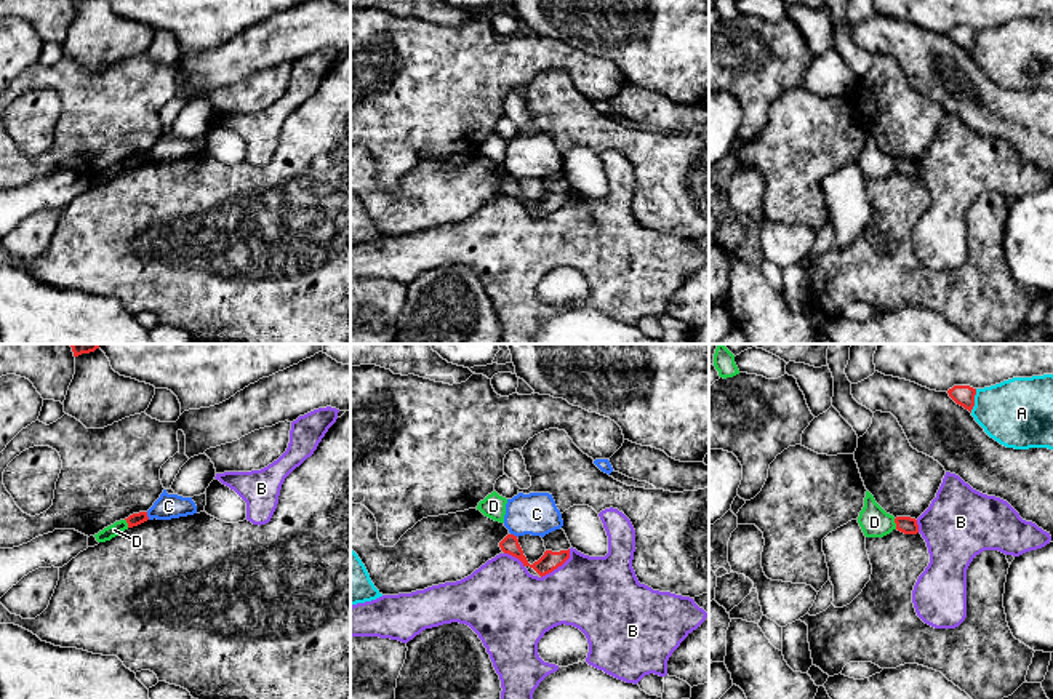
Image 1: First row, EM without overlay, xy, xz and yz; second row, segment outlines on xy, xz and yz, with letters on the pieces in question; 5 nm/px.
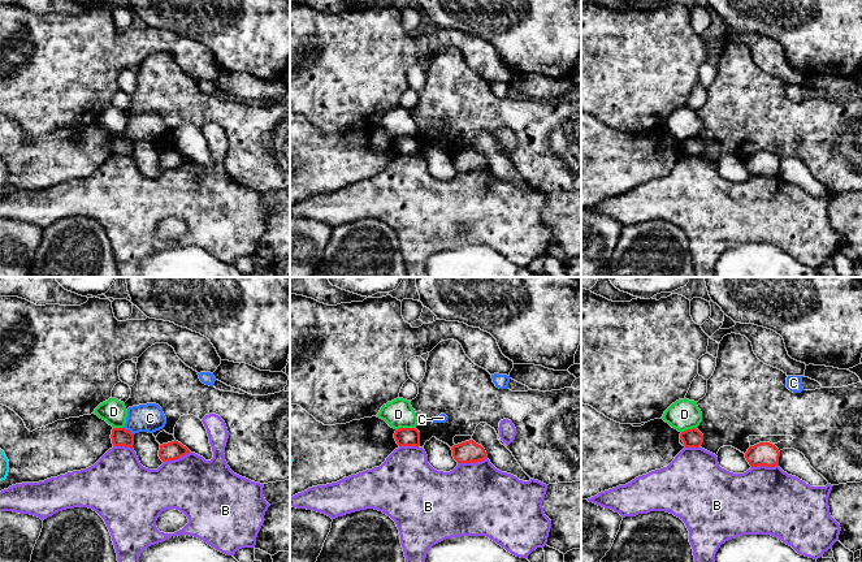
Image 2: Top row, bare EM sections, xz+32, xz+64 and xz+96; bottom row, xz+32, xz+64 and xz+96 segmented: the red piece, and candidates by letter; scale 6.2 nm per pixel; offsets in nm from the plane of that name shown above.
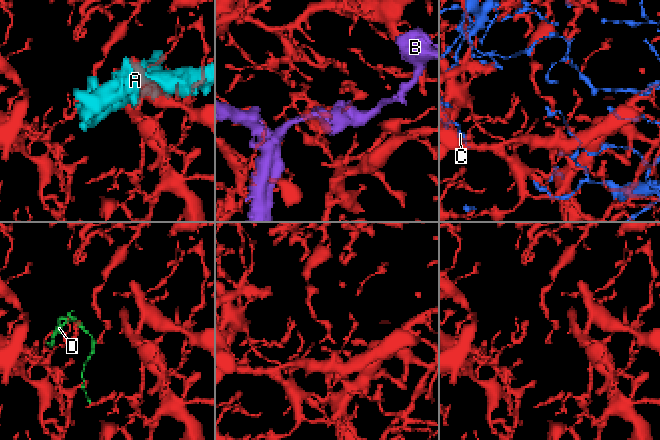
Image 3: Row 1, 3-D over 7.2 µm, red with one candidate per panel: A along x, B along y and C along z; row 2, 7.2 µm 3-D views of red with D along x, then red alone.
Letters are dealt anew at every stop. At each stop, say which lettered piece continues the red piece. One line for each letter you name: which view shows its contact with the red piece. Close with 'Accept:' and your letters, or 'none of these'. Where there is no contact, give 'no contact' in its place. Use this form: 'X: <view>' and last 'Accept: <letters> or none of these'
Accept: none of these

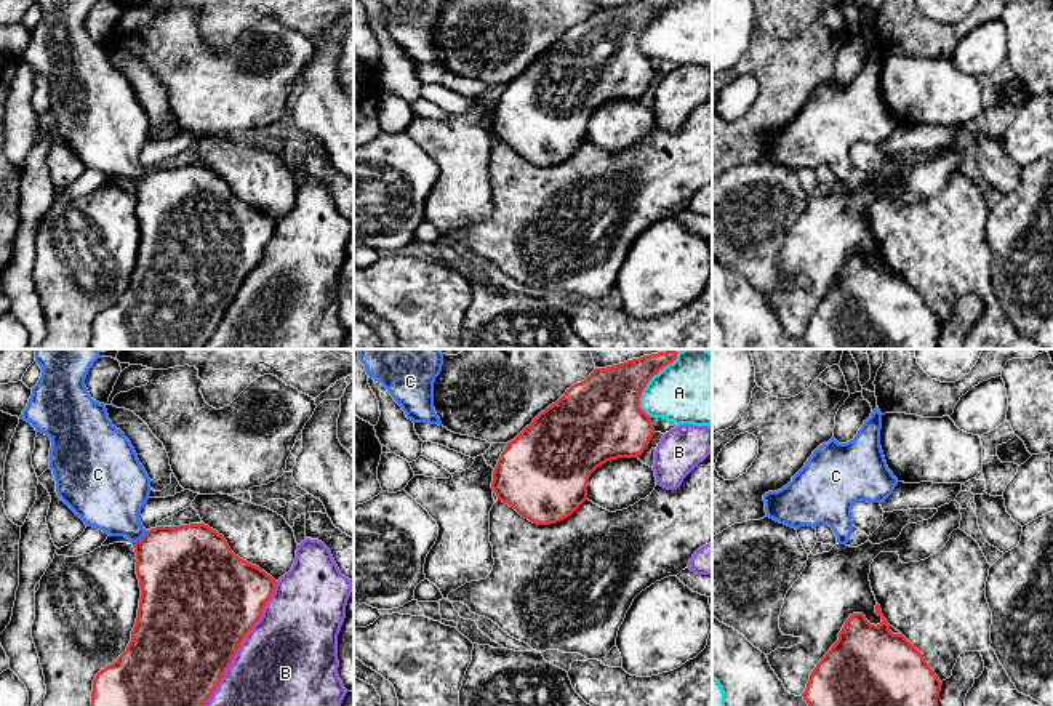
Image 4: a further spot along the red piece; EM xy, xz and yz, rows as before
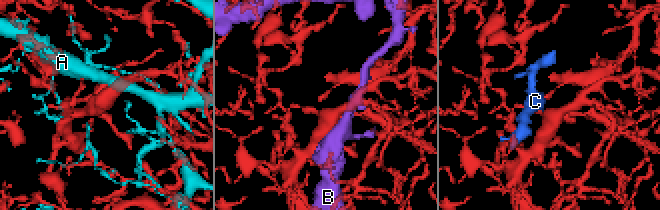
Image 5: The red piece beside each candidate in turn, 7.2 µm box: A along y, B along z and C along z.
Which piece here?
C: xy
Accept: C

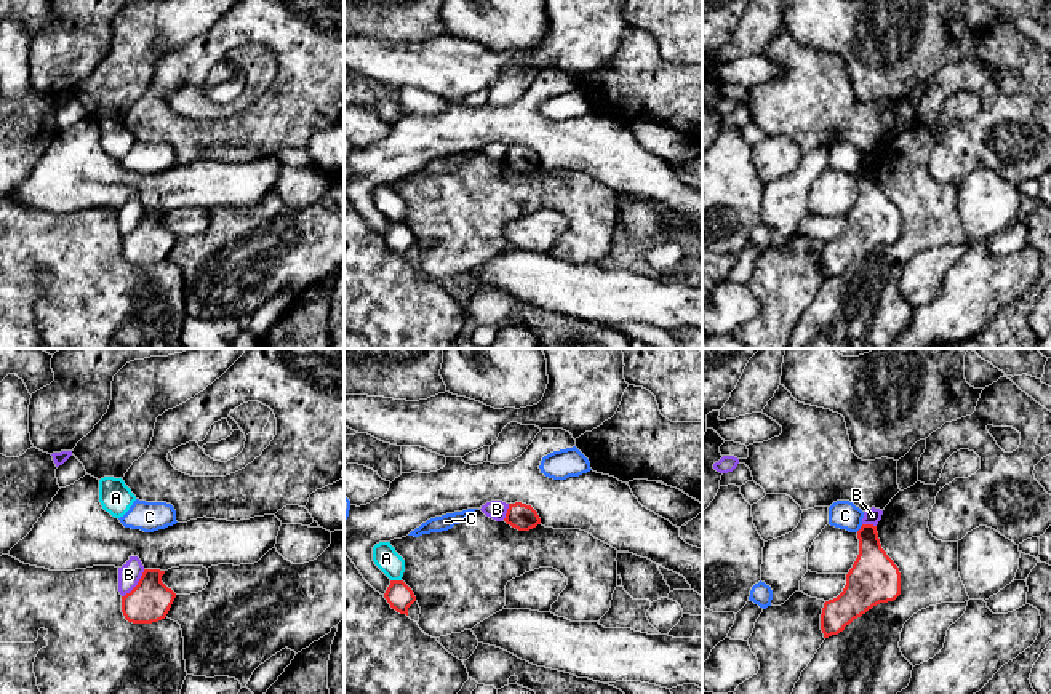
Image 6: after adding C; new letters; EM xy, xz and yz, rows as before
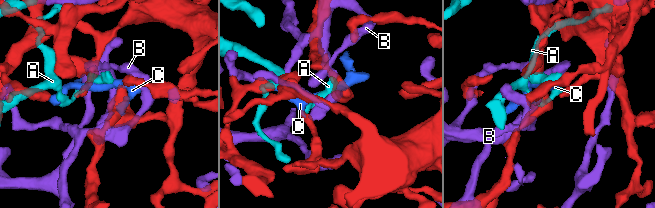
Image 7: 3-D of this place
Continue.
Accept: none of these

